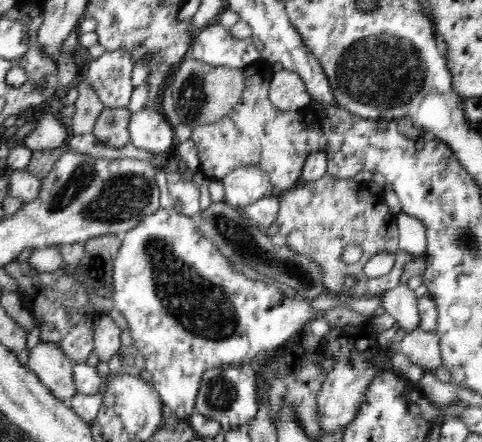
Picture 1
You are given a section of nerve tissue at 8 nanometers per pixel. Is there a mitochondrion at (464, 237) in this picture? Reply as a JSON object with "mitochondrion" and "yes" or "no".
{"mitochondrion":"yes"}

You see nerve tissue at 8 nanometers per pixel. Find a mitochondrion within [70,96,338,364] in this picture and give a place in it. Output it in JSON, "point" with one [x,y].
{"point":[202,308]}

